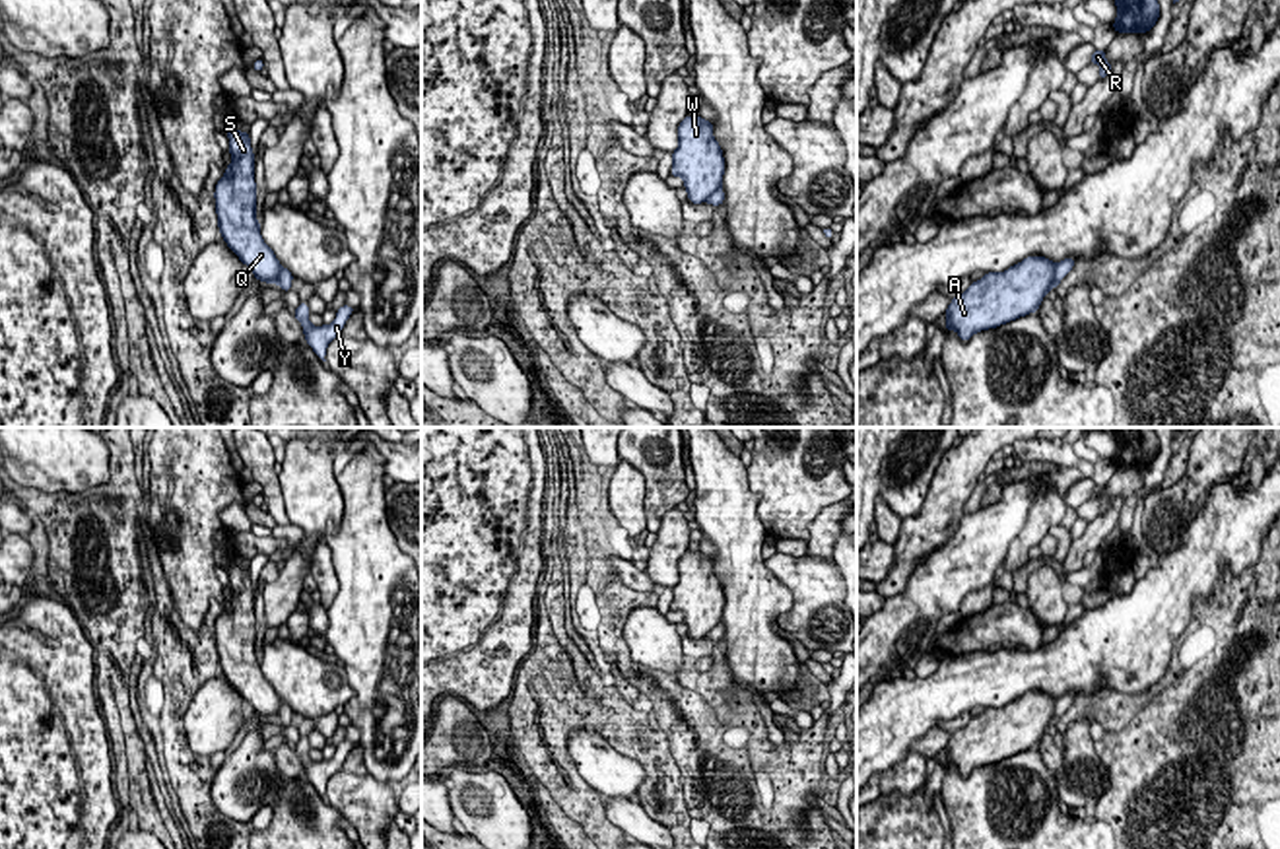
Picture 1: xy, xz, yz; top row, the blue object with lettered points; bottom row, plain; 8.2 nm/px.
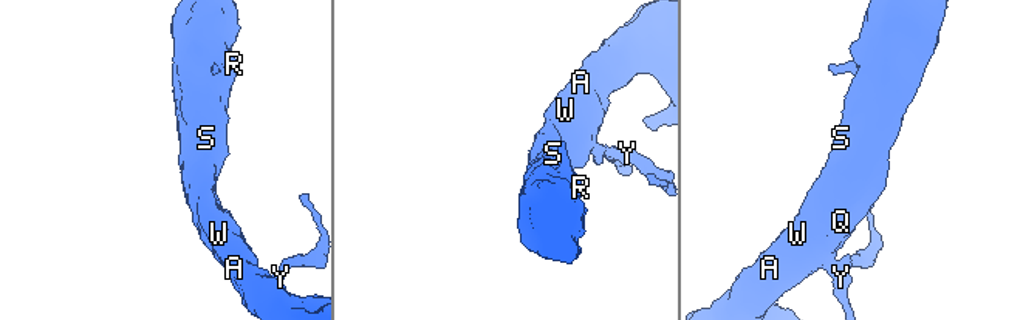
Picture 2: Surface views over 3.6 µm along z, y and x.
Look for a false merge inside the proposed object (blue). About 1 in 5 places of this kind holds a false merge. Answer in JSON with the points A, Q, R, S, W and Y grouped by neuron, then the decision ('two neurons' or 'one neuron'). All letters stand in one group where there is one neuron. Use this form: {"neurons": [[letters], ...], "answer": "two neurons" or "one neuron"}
{"neurons": [["A", "Q", "R", "S", "W", "Y"]], "answer": "one neuron"}

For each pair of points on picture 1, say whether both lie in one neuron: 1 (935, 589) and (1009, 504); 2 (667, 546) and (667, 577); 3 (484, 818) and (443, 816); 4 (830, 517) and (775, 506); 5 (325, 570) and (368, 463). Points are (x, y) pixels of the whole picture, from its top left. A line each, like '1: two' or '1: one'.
1: one
2: one
3: two
4: two
5: two

